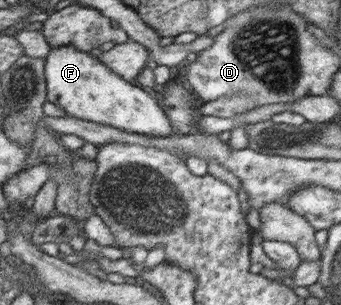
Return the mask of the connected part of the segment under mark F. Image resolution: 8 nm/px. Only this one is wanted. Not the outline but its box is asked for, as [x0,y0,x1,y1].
[44,45,173,137]

